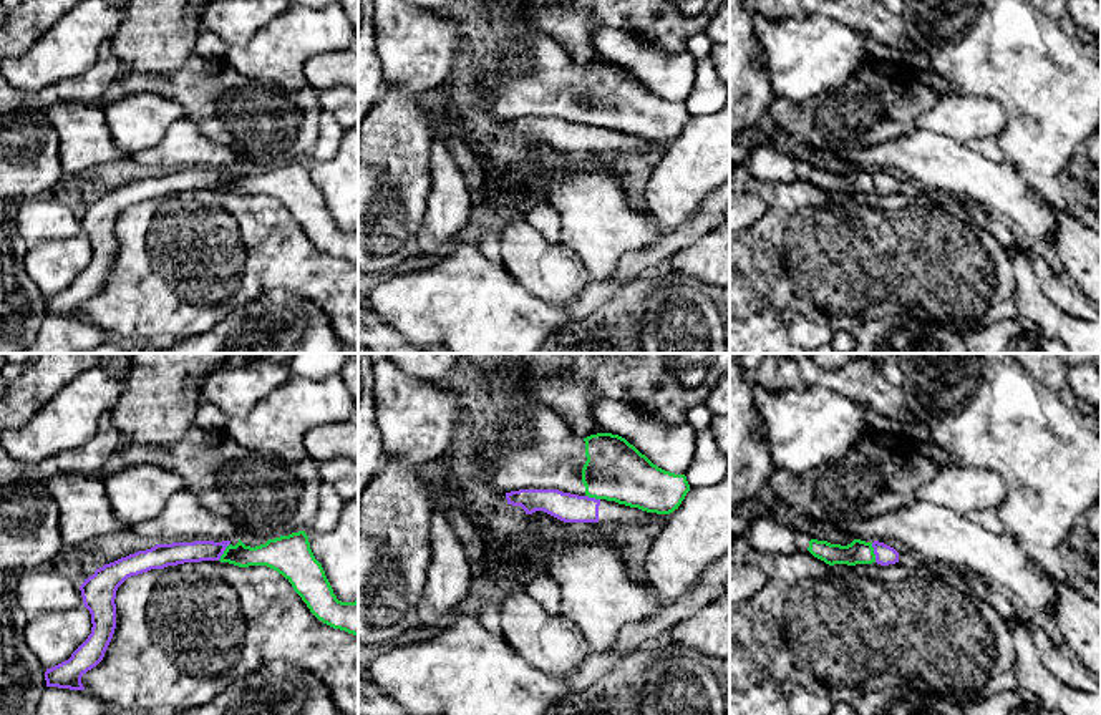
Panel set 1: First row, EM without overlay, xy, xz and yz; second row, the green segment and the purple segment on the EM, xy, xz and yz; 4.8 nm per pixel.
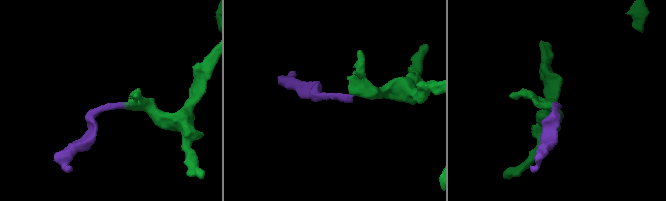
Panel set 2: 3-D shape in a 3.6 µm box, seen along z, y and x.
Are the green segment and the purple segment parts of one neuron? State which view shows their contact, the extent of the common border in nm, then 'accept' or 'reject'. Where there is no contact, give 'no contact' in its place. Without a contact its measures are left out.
meets green in yz; contact 100 nm long; reject

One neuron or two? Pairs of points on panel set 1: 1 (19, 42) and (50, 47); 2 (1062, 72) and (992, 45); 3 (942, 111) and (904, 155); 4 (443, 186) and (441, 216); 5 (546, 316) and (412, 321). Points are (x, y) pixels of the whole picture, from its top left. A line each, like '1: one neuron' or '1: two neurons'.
1: two neurons
2: one neuron
3: two neurons
4: one neuron
5: one neuron

